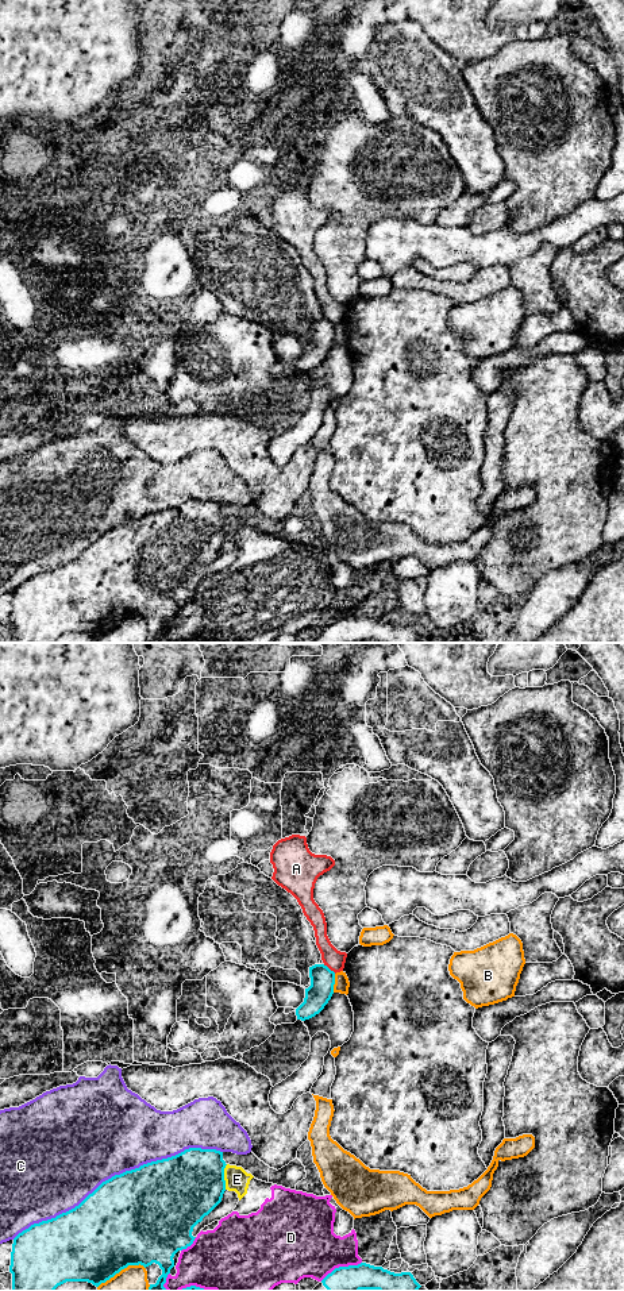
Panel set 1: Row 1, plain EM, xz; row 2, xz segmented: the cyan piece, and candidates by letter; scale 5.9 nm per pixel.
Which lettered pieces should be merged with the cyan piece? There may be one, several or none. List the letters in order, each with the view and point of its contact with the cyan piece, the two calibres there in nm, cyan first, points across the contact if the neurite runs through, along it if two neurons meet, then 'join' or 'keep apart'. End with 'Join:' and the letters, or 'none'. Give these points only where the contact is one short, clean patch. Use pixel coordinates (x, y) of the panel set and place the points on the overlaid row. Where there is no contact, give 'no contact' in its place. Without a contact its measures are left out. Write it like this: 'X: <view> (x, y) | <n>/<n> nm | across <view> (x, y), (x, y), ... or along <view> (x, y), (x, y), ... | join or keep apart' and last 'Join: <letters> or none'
A: xz (328, 968) | 150/120 nm | along xz (323, 964), (335, 972) | keep apart
B: xz (334, 983) | 150/90 nm | keep apart
C: xz (116, 1175) | 500/500 nm | keep apart
D: xz (341, 1267) | 200/380 nm | keep apart
E: xz (223, 1176) | 400/140 nm | keep apart
Join: none

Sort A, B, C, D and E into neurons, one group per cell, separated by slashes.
A / B / C / D E

